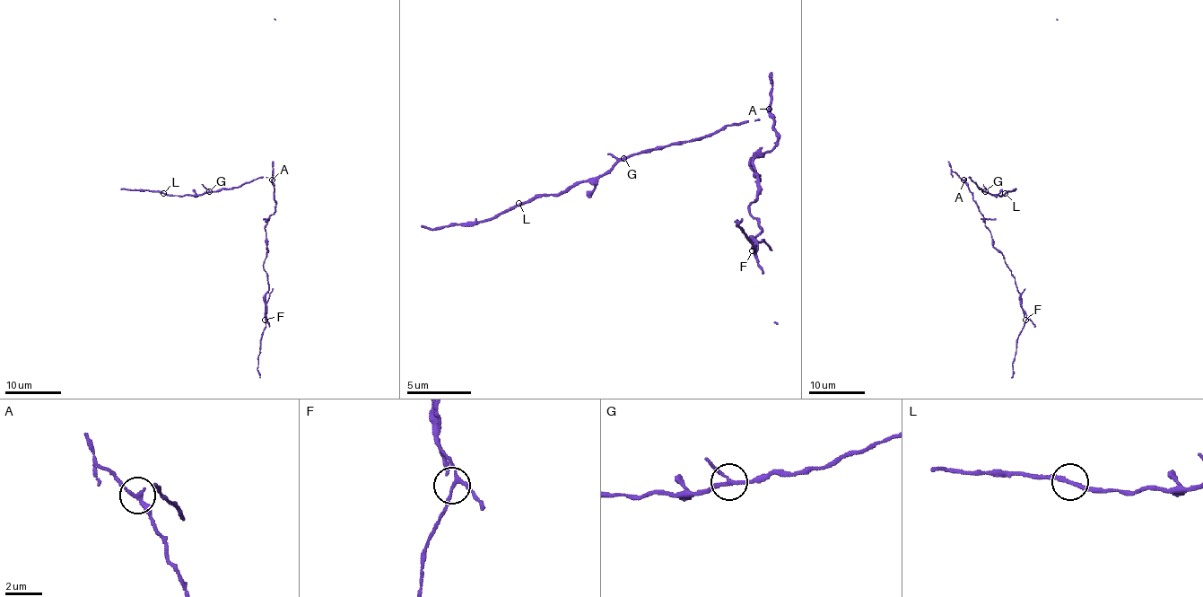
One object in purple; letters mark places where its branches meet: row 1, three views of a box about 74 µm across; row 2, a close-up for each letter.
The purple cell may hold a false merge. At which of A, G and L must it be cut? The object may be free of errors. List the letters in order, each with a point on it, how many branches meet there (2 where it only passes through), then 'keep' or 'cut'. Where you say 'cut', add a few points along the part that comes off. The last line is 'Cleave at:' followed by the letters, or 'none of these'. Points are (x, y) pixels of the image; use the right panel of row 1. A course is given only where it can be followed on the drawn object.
A: at (963, 179); 3 branches meet; cut; foreign part runs (964, 180), (984, 216), (992, 246), (1002, 254), (1020, 294), (1025, 323), (1017, 338), (1012, 378)
G: at (985, 191); 3 branches meet; keep
L: at (1005, 193); 2 branches meet; keep
Cleave at: A

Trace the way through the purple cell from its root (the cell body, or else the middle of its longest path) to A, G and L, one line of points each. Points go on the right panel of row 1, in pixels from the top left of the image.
A: (972, 194), (964, 180)
G: (972, 194), (965, 181), (969, 178), (985, 191)
L: (972, 194), (965, 181), (969, 178), (982, 191), (999, 196), (1005, 193)

